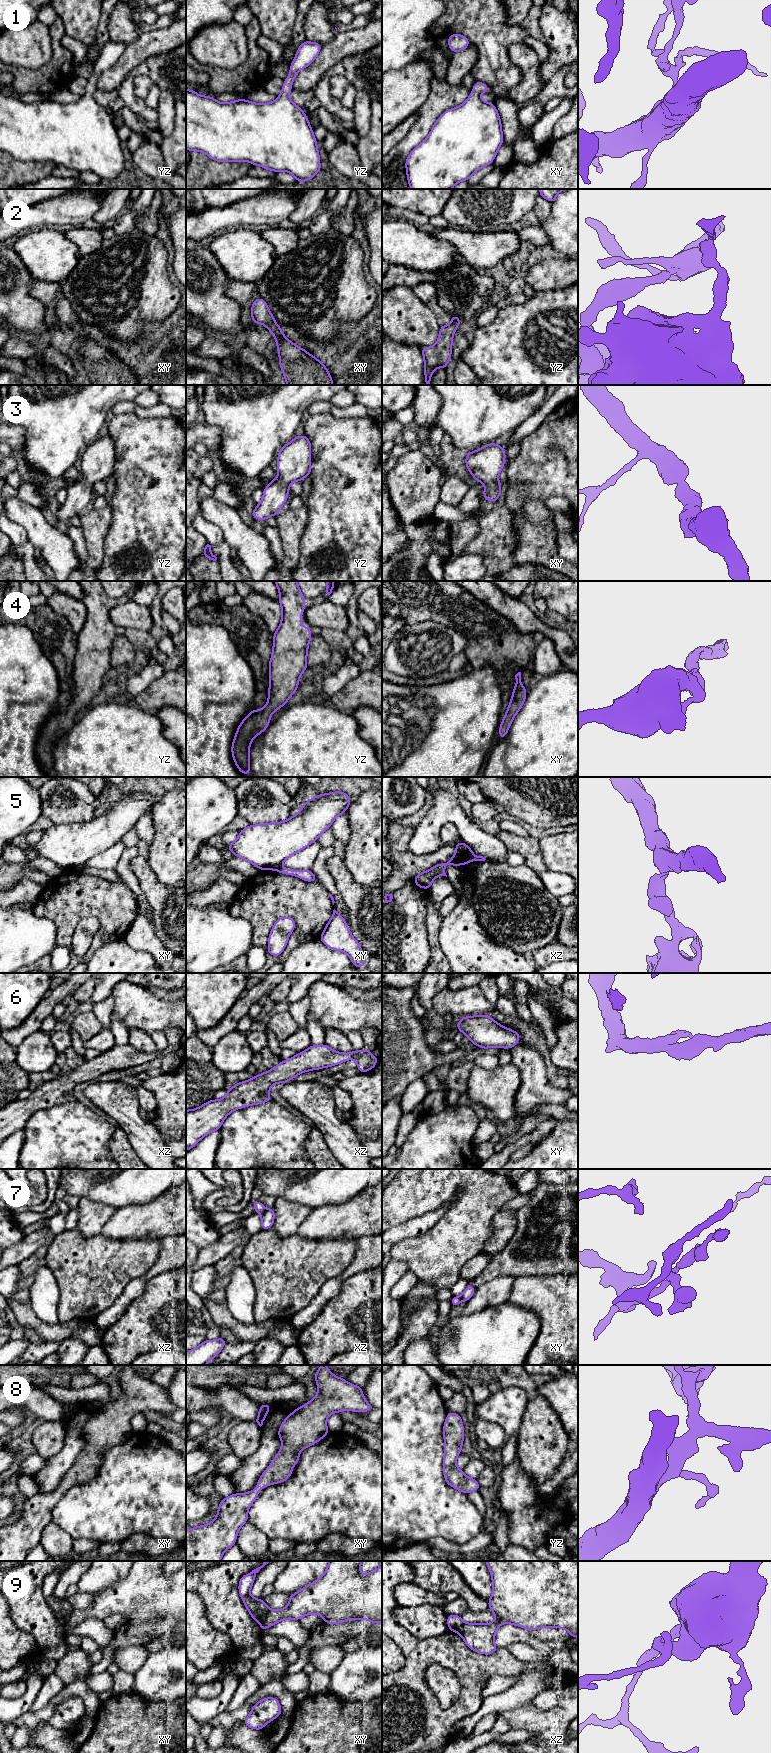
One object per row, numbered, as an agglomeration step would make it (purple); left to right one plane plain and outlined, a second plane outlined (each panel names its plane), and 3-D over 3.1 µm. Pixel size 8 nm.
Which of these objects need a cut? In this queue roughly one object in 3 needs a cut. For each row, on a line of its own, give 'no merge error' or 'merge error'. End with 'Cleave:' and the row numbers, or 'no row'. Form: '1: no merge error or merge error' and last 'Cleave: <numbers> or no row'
1: no merge error
2: no merge error
3: no merge error
4: no merge error
5: merge error
6: no merge error
7: merge error
8: no merge error
9: merge error
Cleave: 5, 7, 9

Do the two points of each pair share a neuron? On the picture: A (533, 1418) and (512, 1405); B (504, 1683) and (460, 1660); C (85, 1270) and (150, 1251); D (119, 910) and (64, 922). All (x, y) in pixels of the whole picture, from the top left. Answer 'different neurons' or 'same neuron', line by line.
A: different neurons
B: different neurons
C: same neuron
D: same neuron

